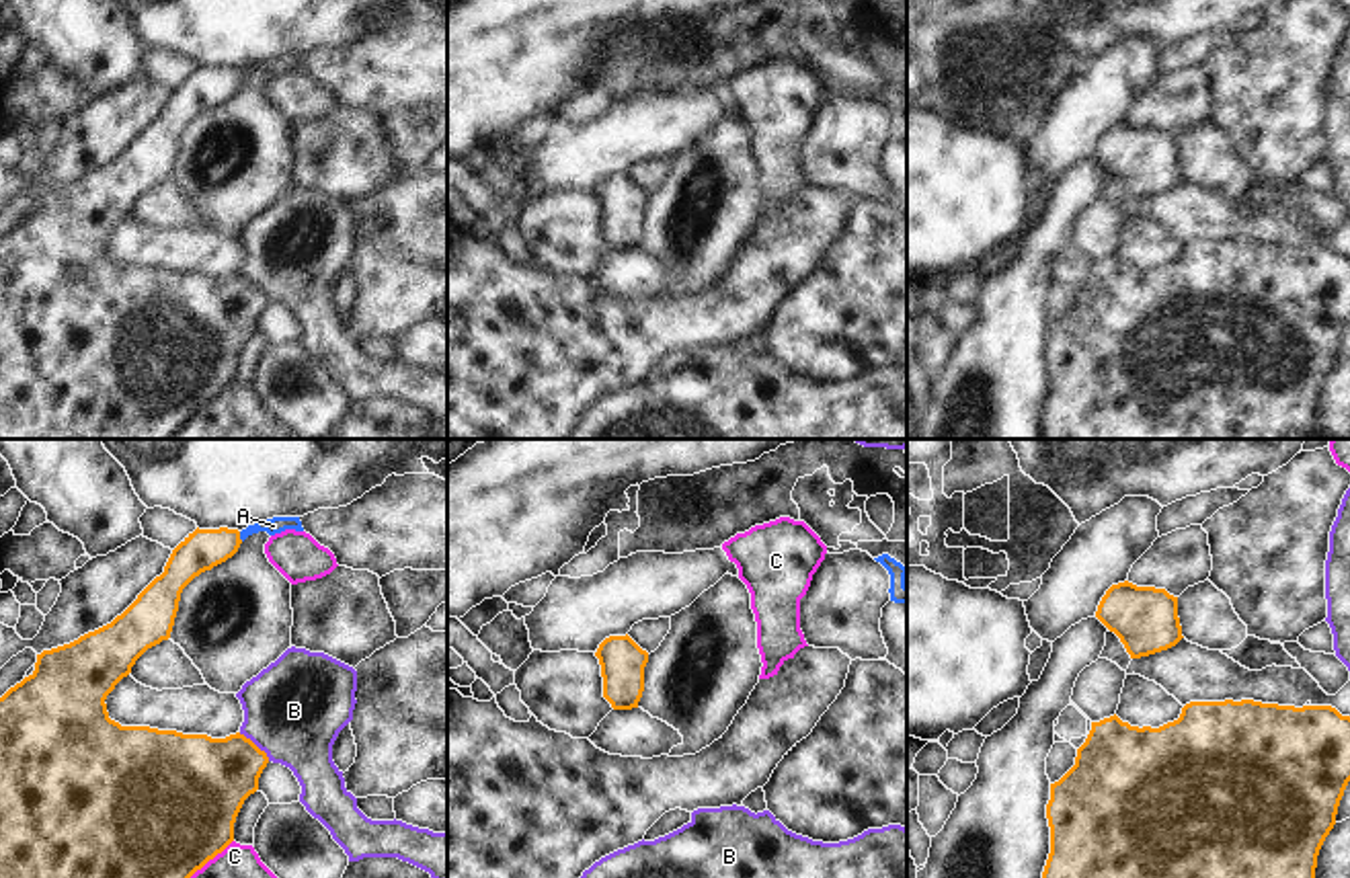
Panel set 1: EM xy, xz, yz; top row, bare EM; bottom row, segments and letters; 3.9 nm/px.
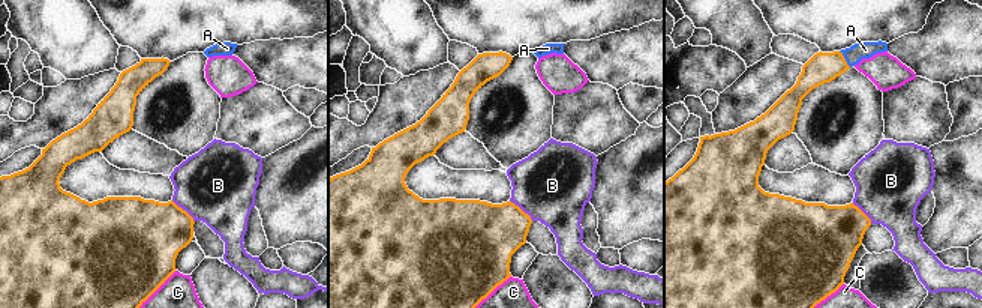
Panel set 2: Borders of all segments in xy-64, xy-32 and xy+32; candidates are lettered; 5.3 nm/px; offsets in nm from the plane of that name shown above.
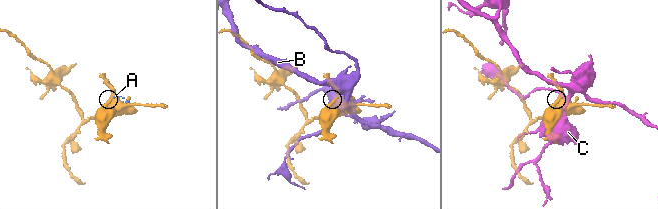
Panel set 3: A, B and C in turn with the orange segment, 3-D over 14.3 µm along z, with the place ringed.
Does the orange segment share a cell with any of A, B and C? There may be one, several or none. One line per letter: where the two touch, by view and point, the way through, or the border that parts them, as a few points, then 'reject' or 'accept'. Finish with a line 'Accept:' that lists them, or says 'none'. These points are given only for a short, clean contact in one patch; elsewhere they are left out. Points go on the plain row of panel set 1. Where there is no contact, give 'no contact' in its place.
A: xy (239, 76) | across xy (204, 89), (239, 76), (259, 66), (273, 66) | accept
B: xy (253, 284) | reject
C: xy (200, 409) | reject
Accept: A

